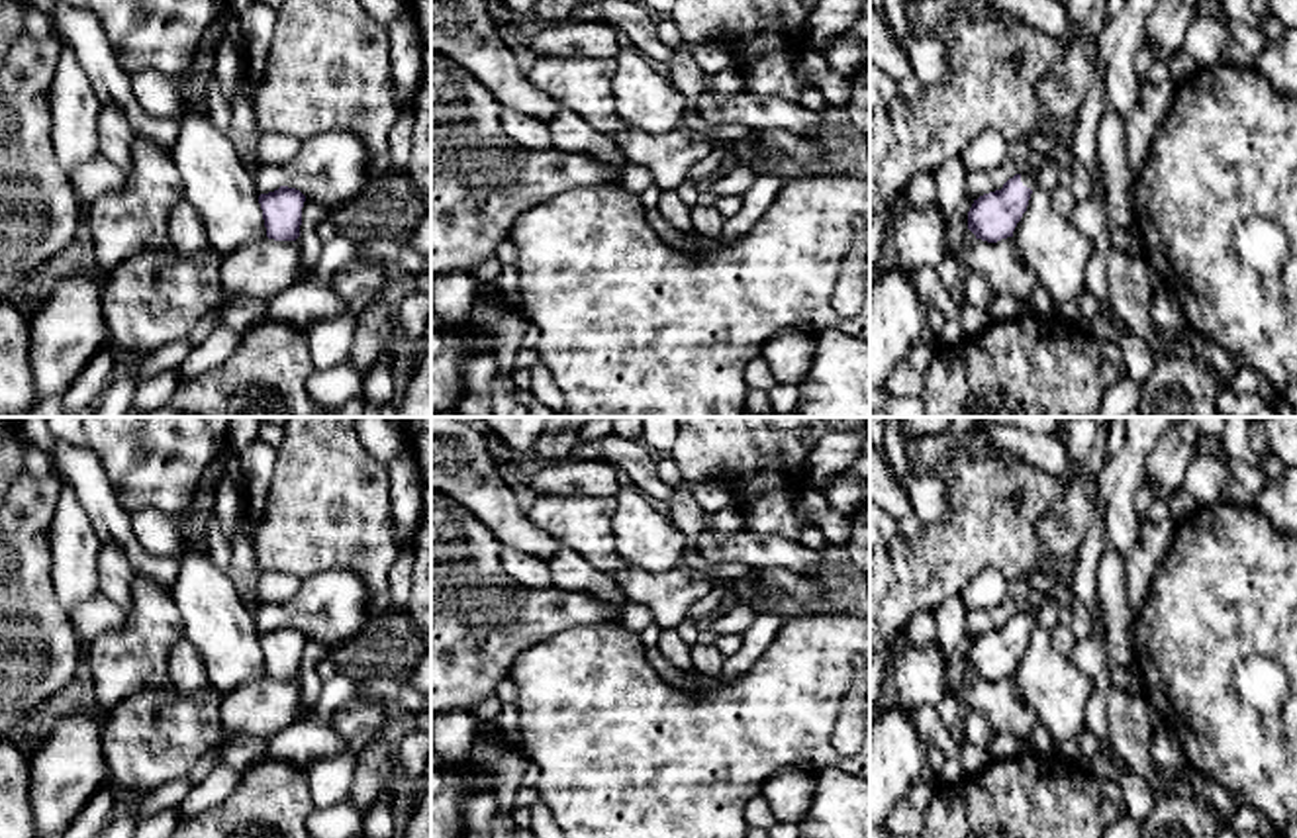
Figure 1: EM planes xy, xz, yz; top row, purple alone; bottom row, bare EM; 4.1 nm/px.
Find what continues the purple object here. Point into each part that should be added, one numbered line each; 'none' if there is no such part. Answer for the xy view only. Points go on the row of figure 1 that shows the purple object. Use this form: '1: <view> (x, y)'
none

